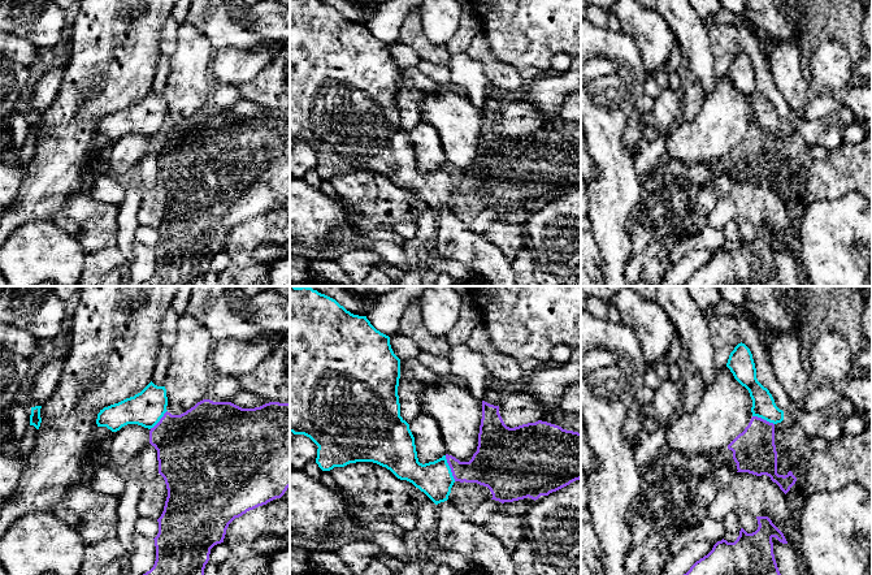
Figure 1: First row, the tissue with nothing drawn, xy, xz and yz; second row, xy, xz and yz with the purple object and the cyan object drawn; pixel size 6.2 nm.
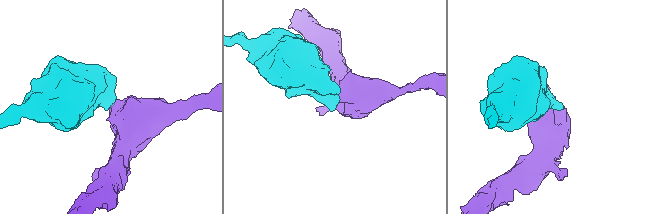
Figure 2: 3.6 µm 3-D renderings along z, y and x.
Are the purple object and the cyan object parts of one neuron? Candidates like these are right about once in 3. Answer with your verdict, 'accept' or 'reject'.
reject

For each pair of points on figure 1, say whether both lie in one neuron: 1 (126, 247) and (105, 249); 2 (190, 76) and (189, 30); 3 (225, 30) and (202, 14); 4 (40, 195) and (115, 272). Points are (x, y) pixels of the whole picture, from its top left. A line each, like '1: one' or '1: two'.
1: two
2: one
3: two
4: two

